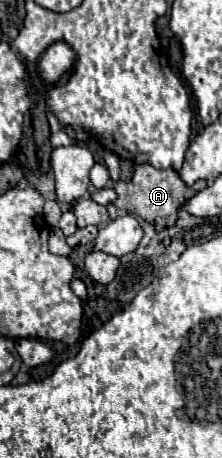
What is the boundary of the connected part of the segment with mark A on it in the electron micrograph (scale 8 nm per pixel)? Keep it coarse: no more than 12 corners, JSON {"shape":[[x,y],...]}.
{"shape":[[139,164],[115,182],[119,212],[159,230],[206,186],[187,188],[175,170]]}

